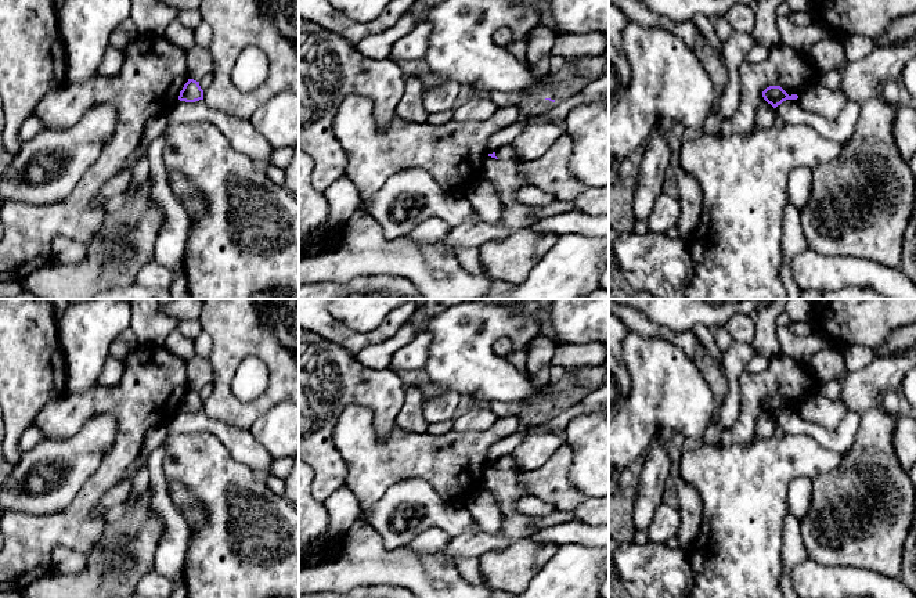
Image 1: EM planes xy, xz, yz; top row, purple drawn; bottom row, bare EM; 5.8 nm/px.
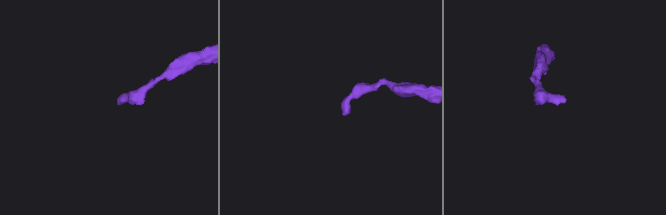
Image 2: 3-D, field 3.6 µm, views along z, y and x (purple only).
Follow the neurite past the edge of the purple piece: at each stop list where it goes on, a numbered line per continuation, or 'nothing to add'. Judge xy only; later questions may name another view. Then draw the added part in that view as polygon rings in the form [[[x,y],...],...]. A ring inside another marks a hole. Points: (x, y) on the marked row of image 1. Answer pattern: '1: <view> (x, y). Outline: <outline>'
1: xy (241, 133). Outline: [[[203,100],[195,102],[177,101],[166,112],[169,125],[212,122],[235,151],[266,166],[275,151],[248,119],[238,119],[208,107]]]

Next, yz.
1: yz (840, 128). Outline: [[[786,100],[776,107],[776,114],[785,123],[807,125],[815,129],[822,137],[844,144],[854,134],[861,105],[848,102],[836,116],[829,118],[804,111],[797,100]]]

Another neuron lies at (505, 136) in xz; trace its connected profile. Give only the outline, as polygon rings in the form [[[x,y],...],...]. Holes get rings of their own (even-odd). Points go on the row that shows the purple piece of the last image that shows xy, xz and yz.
[[[517,120],[513,125],[509,125],[494,133],[487,141],[486,145],[487,154],[493,154],[498,148],[512,144],[513,140],[522,133],[523,126],[524,126],[523,120]]]

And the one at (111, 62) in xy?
[[[105,47],[102,61],[98,66],[97,75],[113,75],[122,66],[122,54],[120,50],[115,47]]]

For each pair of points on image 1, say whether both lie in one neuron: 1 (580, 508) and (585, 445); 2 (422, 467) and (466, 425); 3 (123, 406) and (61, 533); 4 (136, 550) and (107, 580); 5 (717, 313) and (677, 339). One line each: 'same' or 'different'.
1: different
2: different
3: same
4: same
5: different

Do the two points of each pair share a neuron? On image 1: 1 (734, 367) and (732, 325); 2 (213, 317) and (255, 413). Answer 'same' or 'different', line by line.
1: different
2: same

